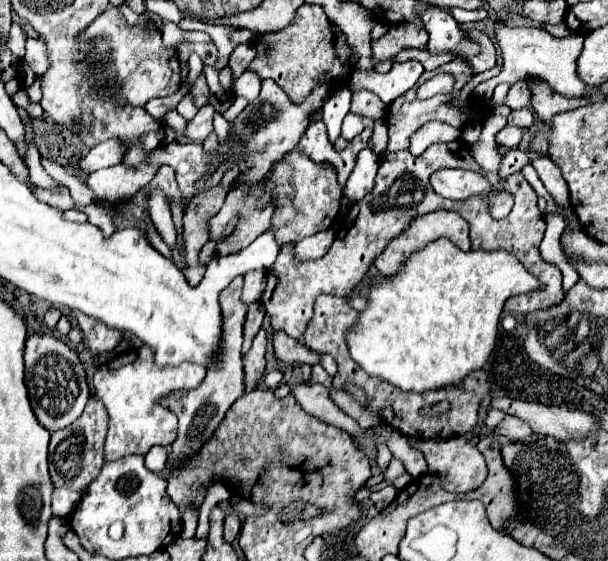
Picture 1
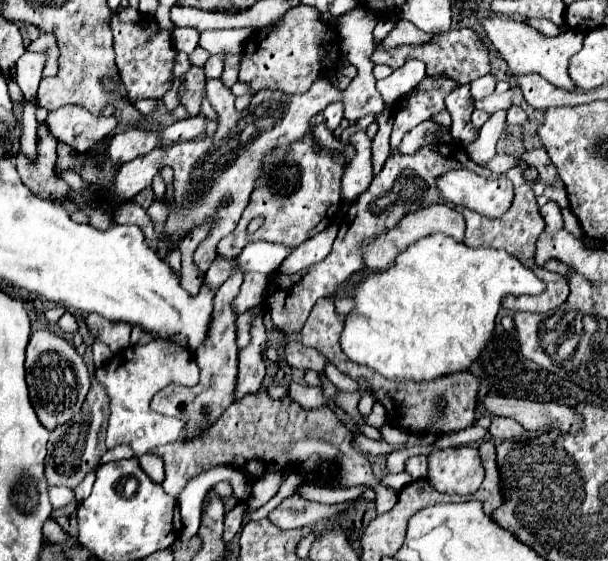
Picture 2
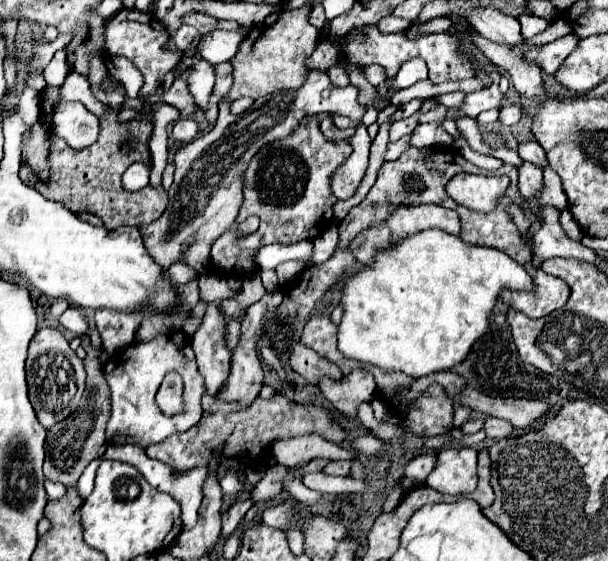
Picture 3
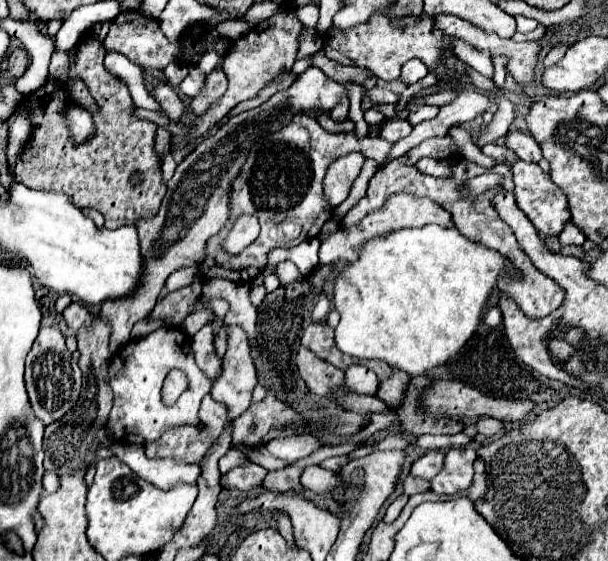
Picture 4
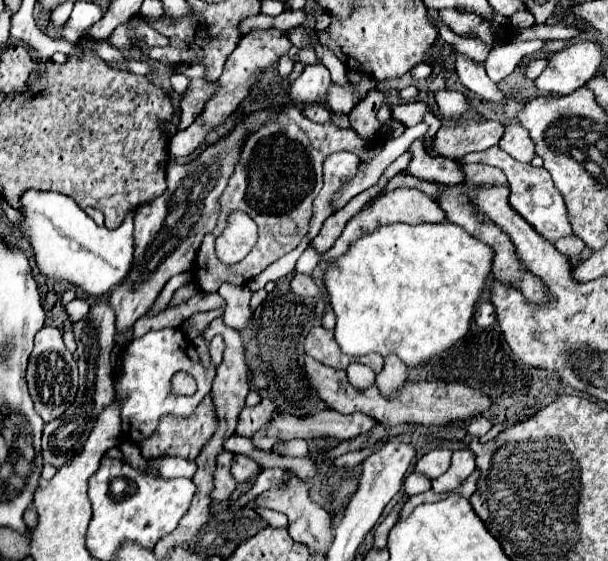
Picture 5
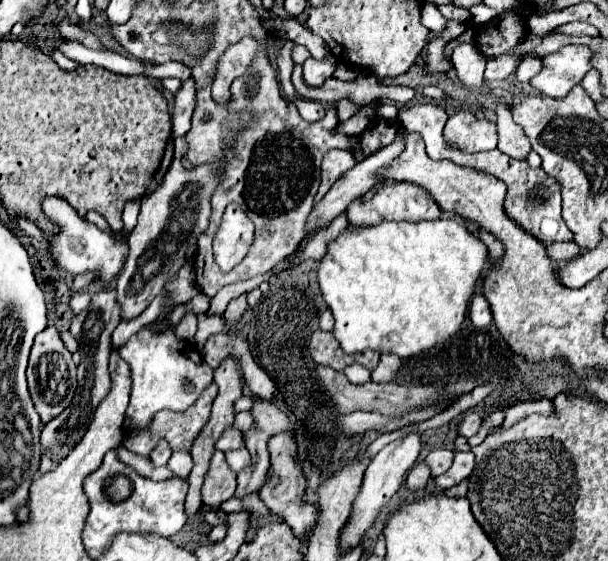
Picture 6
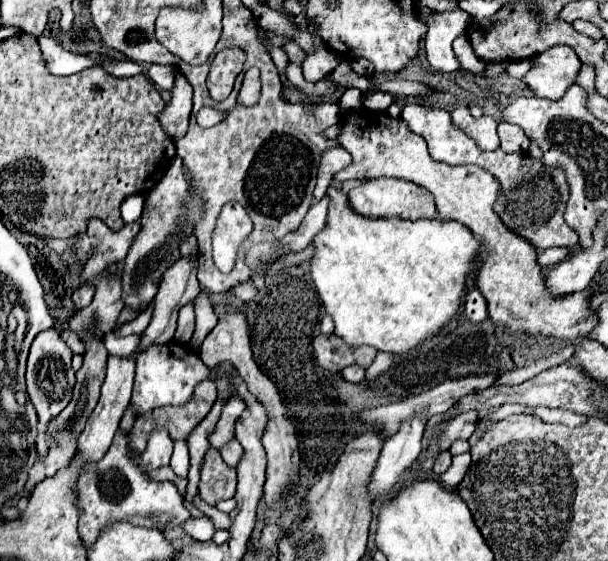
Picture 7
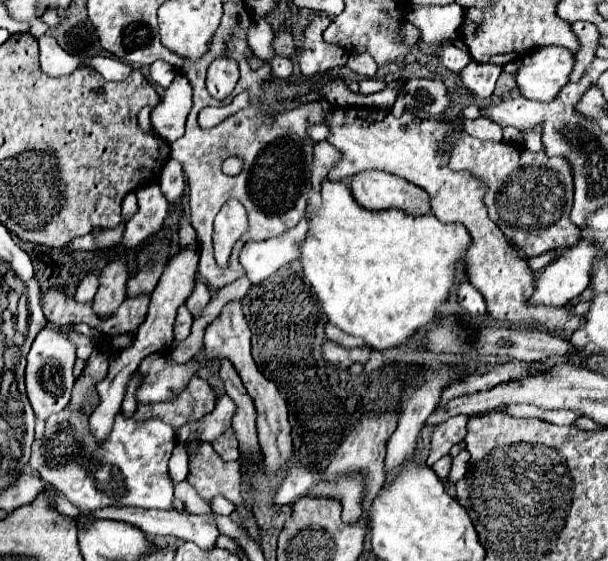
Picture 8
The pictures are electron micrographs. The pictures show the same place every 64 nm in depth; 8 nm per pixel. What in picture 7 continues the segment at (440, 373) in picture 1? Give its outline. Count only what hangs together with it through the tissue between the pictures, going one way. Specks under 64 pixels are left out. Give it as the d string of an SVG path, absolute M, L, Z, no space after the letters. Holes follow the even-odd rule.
M330 186L328 190L330 198L332 198L332 204L330 204L330 210L328 210L328 224L322 232L318 232L314 236L314 246L316 246L316 254L312 258L312 278L314 278L314 284L316 284L316 290L318 290L318 296L326 308L326 312L332 316L334 320L334 334L340 336L346 346L350 348L358 348L358 346L372 346L376 350L382 350L382 352L390 352L390 354L406 354L410 350L414 350L416 346L420 346L424 340L428 340L430 336L434 336L436 332L444 330L446 326L452 324L452 320L456 320L458 312L460 312L460 306L462 306L462 298L466 296L466 280L468 280L468 274L474 270L474 266L478 264L478 254L482 250L482 244L478 242L478 238L474 240L474 234L460 222L456 220L416 220L416 222L410 222L410 220L402 220L402 218L378 218L378 220L372 220L372 218L362 218L358 216L354 210L350 210L348 206L348 198L342 190L336 190L334 186Z

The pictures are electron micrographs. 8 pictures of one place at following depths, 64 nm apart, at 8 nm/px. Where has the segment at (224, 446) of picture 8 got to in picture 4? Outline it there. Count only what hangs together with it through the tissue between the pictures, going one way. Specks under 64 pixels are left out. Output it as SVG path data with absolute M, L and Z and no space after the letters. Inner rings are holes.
M248 462L246 466L232 468L228 474L224 474L222 486L224 488L238 488L240 492L246 490L248 494L254 494L262 486L262 480L266 474L268 474L266 468L262 468L254 462Z

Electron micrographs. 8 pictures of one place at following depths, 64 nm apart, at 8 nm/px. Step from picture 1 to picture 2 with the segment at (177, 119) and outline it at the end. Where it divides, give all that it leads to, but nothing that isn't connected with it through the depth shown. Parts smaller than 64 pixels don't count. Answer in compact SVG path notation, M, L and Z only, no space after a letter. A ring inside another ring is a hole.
M175 78L174 86L172 86L172 90L170 90L170 92L167 92L164 98L162 99L170 114L172 114L173 109L175 109L176 106L180 104L179 98L177 97L179 86L180 86L179 78Z

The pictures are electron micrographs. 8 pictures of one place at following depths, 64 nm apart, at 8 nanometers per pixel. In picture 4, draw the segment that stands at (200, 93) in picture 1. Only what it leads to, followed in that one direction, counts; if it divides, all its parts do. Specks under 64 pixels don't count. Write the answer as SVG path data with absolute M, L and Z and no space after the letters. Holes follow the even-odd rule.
M158 84L150 94L160 102L160 106L170 116L170 120L178 120L188 110L186 104L184 104L184 100L180 98L178 90L172 88L172 86L168 86L168 84Z

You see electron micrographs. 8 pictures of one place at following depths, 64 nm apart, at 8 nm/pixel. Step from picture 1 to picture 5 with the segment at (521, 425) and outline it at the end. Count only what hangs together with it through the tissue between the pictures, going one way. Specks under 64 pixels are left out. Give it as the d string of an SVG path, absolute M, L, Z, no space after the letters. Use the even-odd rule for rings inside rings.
M474 416L474 418L470 420L470 424L466 426L466 430L468 430L468 434L472 434L472 436L484 436L492 426L494 426L494 424L490 422L490 418L486 418L486 416Z

